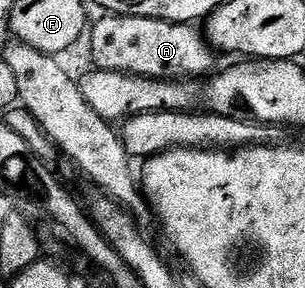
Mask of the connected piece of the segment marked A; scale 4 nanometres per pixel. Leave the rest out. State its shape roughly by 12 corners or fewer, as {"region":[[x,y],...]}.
{"region":[[102,16],[90,34],[100,70],[198,80],[215,69],[203,31]]}

